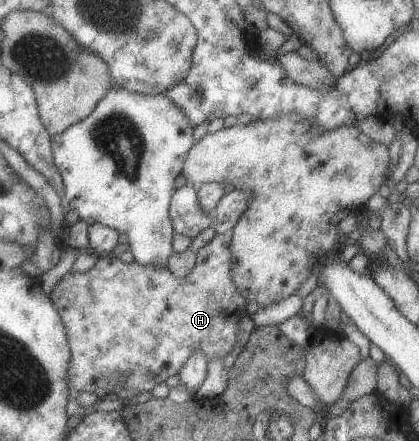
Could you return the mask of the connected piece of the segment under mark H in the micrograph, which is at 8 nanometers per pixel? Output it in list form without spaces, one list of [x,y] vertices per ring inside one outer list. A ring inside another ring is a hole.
[[[231,233],[228,234],[216,234],[215,238],[207,244],[198,253],[197,263],[195,270],[185,276],[185,278],[179,278],[171,268],[168,266],[152,266],[143,265],[139,262],[133,261],[130,264],[125,264],[119,257],[104,255],[100,256],[97,265],[89,272],[68,272],[63,275],[56,284],[55,288],[50,294],[50,298],[53,298],[53,304],[57,306],[57,310],[61,312],[61,318],[65,324],[67,335],[69,336],[69,343],[72,347],[73,358],[71,362],[71,368],[69,368],[69,384],[74,391],[90,392],[97,396],[98,401],[102,400],[120,400],[121,402],[133,402],[133,405],[144,404],[149,399],[149,394],[153,388],[157,388],[157,385],[162,382],[167,382],[171,376],[175,374],[180,375],[183,366],[189,362],[189,358],[195,356],[195,352],[203,350],[205,356],[211,360],[217,360],[217,358],[224,358],[233,350],[233,346],[237,342],[237,331],[239,328],[239,322],[241,318],[247,317],[247,298],[245,294],[241,294],[239,286],[235,284],[235,280],[231,278]]]

